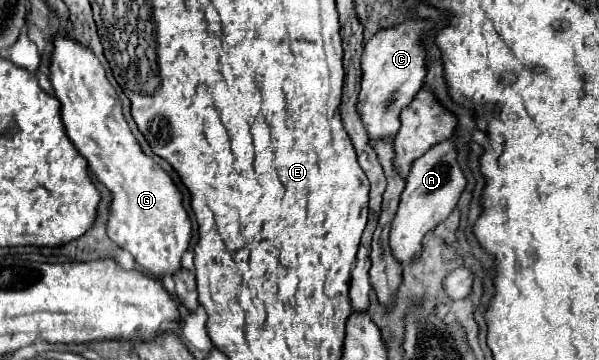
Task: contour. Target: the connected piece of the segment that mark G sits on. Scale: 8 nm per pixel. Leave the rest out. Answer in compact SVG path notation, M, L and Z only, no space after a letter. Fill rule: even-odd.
M56 36L54 40L54 54L52 54L52 64L50 64L50 84L56 92L56 98L60 100L60 116L66 126L68 138L72 140L74 148L86 158L88 170L92 176L104 184L110 194L110 210L108 210L108 222L106 222L106 232L114 240L116 246L128 250L136 262L140 264L142 270L146 270L154 278L162 278L164 274L174 274L178 270L180 258L186 252L190 238L192 238L192 224L190 218L182 206L182 196L168 172L158 166L150 156L146 156L134 138L134 134L128 128L128 122L122 114L122 102L112 88L112 84L106 78L104 68L100 66L98 58L90 52L90 48L82 46L76 40L70 40L68 36Z

